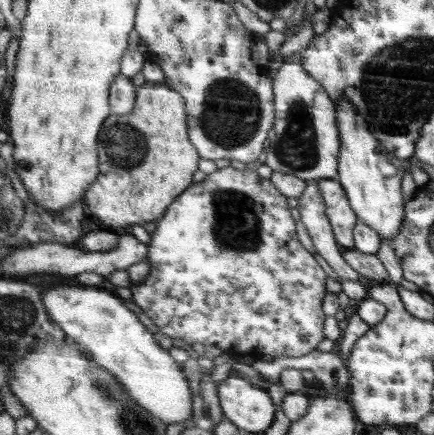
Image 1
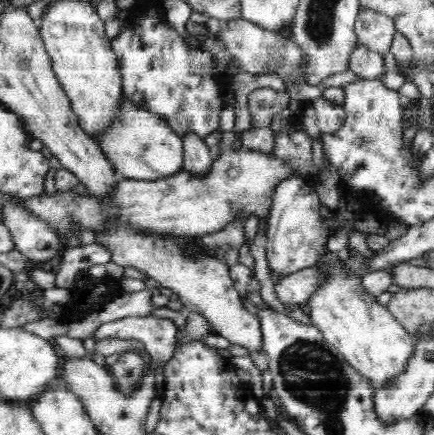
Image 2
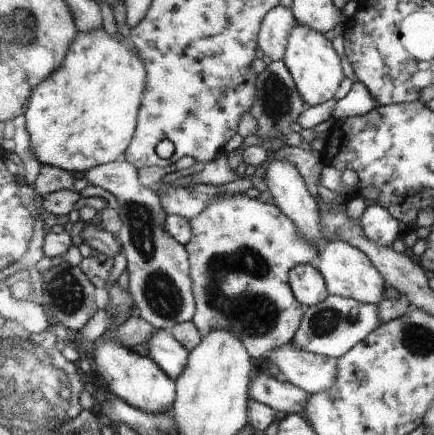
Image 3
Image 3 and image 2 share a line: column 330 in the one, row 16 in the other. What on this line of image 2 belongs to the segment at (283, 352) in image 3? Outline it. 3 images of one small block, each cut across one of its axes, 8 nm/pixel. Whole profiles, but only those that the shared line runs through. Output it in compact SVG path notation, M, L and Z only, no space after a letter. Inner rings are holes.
M370 8L360 10L355 32L359 45L382 55L388 54L391 50L394 36L397 34L394 20Z

